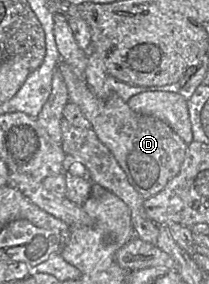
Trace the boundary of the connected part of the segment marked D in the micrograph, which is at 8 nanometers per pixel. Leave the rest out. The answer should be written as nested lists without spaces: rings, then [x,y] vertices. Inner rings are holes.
[[[60,62],[57,69],[67,86],[69,102],[80,107],[100,141],[108,147],[124,170],[129,183],[144,200],[158,194],[180,172],[188,144],[166,122],[133,111],[115,92],[107,99],[99,98],[89,88],[85,79],[77,76],[68,64]]]

